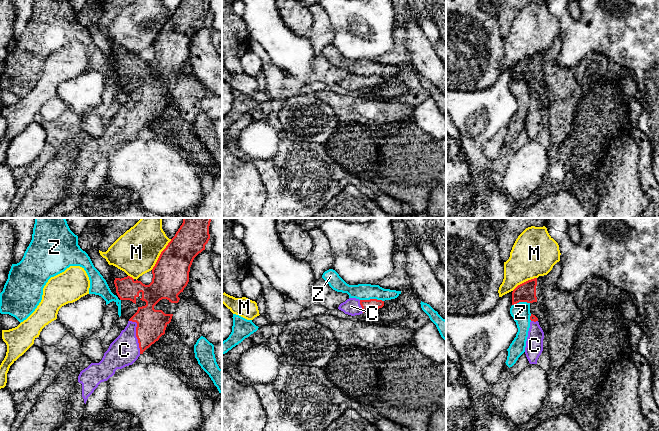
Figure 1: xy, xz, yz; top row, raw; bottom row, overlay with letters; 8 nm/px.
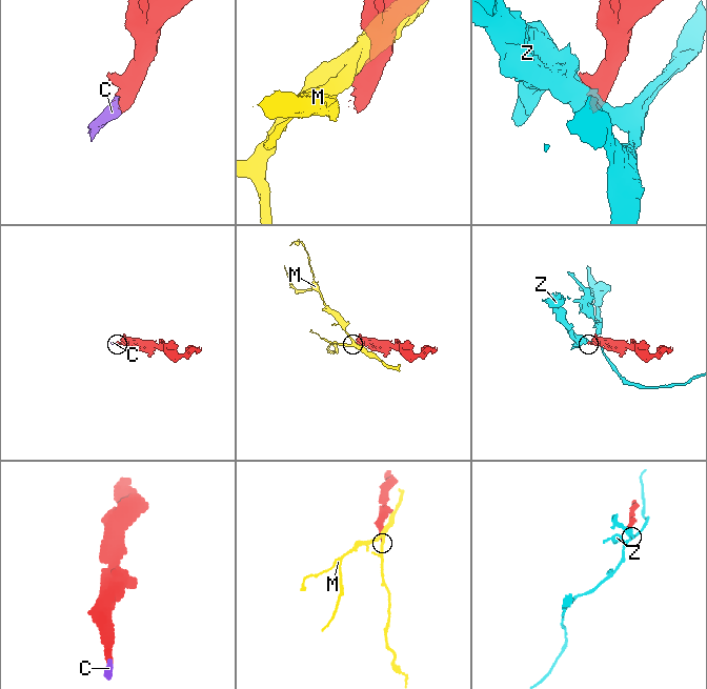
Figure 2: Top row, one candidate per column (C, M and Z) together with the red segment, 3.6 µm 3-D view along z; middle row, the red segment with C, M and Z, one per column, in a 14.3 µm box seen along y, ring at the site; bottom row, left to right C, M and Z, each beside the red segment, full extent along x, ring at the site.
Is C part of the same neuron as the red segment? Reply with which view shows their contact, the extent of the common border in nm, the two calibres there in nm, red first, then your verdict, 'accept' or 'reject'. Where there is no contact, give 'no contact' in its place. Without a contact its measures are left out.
meets red in xy; contact 280 nm long; 240 nm thick on the red side, 240 nm on the other; accept

